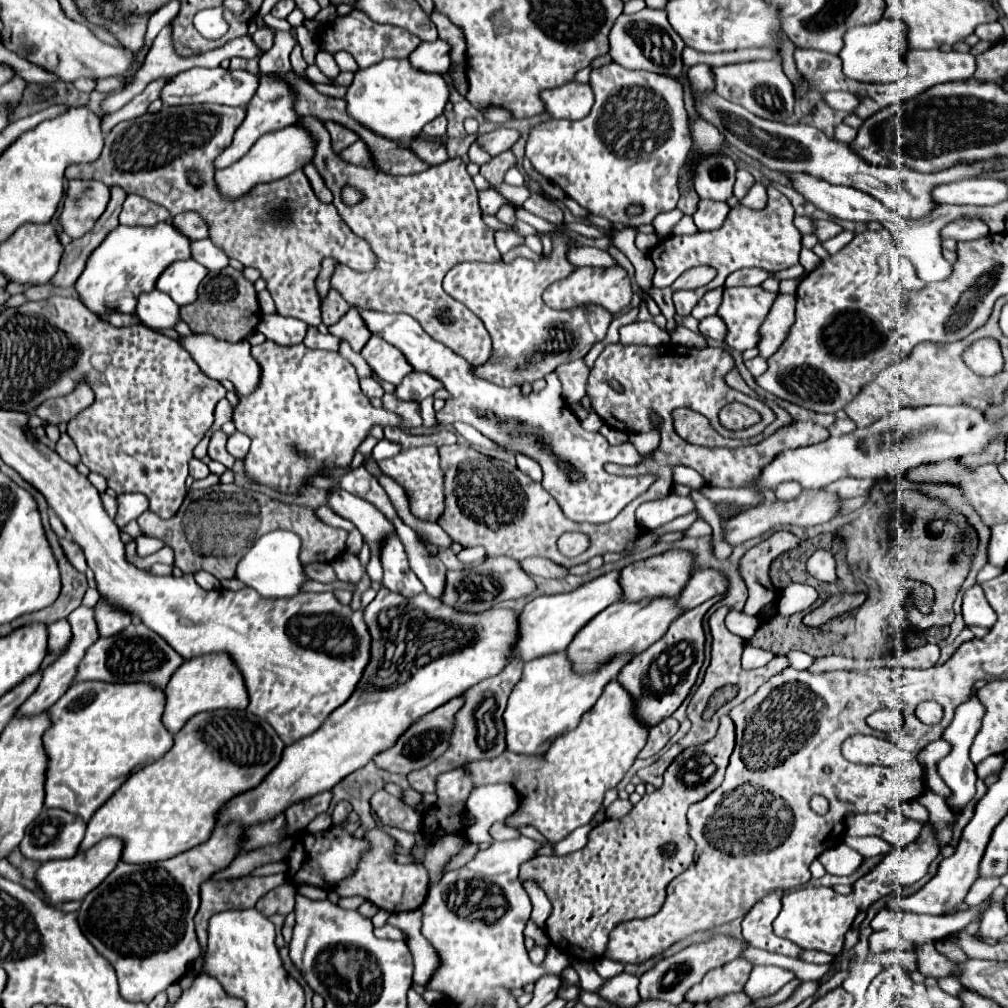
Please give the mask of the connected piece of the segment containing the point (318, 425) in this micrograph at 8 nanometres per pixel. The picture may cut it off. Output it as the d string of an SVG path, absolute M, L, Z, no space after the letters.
M267 340L265 344L259 344L259 346L253 346L251 348L251 354L253 358L257 360L257 364L261 366L261 386L257 386L257 390L253 390L253 394L247 394L247 396L239 396L239 404L237 408L233 410L233 424L239 432L247 434L251 438L251 450L249 450L249 456L245 456L243 464L245 464L245 476L249 482L253 484L263 484L263 486L269 486L277 492L283 492L283 494L299 494L303 486L307 486L307 480L313 478L313 476L323 476L323 468L345 468L351 464L353 460L353 454L357 450L357 446L367 438L369 430L373 424L381 424L381 426L399 426L401 424L401 418L393 412L387 412L383 408L373 408L369 398L365 394L361 394L361 388L359 388L359 376L353 368L351 362L347 362L343 356L335 354L335 352L327 352L327 350L311 350L307 348L305 344L295 344L295 346L279 346L271 340Z

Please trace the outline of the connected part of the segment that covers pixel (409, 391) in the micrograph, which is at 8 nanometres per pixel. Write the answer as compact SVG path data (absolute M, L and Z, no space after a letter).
M411 372L403 378L401 386L397 386L395 396L401 400L415 400L421 402L427 396L433 396L437 390L441 390L443 384L437 378L431 378L431 374L425 372Z

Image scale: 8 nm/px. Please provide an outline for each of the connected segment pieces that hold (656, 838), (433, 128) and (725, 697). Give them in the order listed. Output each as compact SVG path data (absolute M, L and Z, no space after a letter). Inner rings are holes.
M723 716L717 734L709 742L689 746L673 760L673 764L665 770L665 782L661 788L657 788L653 794L645 794L625 818L603 820L599 826L595 826L589 834L589 842L585 848L571 852L567 856L537 856L521 866L519 878L533 880L547 894L553 906L553 912L545 924L545 932L551 944L567 952L571 958L593 960L605 952L607 936L617 924L633 918L649 918L661 910L665 902L667 884L693 862L695 842L689 836L685 814L691 804L707 798L723 782L723 774L729 764L733 746L735 726L729 716Z
M439 116L423 128L423 134L427 134L429 138L437 138L437 136L441 138L441 136L445 136L445 128L447 128L447 120L445 120L445 116Z
M725 686L725 688L719 688L711 698L709 698L709 704L707 704L707 708L705 708L705 720L709 720L723 704L727 704L729 700L733 700L737 696L737 686ZM707 710L711 710L713 714L709 714L707 716Z

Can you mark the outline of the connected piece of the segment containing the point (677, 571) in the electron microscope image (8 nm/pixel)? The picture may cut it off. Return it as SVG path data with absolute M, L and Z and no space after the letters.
M667 550L659 556L633 562L621 570L619 584L623 588L625 600L637 602L641 598L659 598L659 596L677 596L685 588L687 580L693 574L693 554L687 550Z

